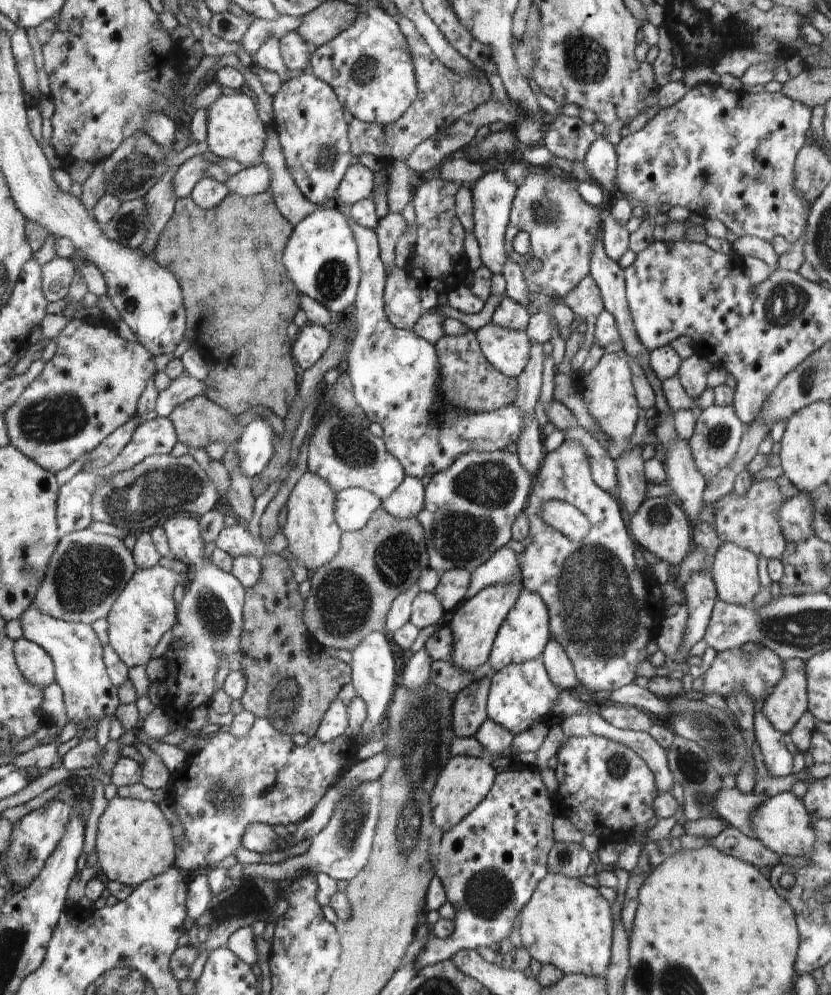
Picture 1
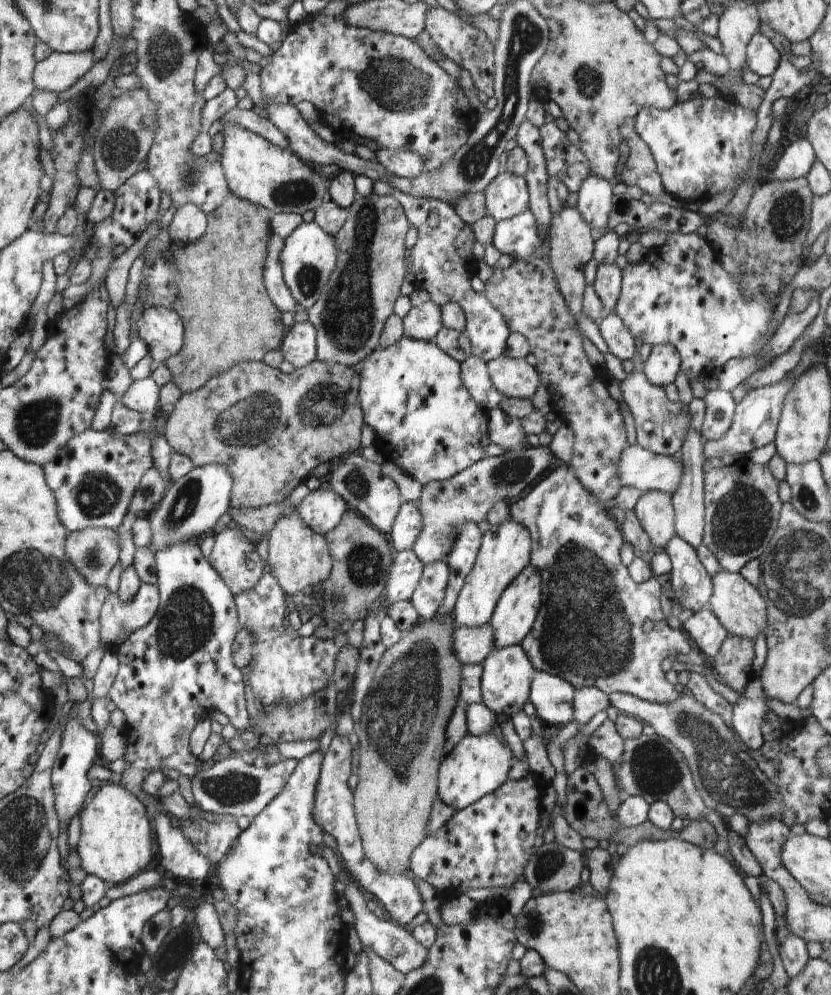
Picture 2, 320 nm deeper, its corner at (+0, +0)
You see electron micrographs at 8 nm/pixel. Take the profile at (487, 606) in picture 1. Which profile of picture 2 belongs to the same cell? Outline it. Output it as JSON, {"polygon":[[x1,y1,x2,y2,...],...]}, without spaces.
{"polygon":[[512,518,491,525,481,538,480,548,472,570,467,574,457,604,452,610,458,626,480,626,489,623,496,612,497,602,504,589,532,560,532,534,526,526]]}

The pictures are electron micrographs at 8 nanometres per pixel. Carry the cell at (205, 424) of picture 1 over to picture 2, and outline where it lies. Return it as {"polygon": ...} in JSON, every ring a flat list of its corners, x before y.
{"polygon":[[314,360,304,368,284,373,264,361,241,362,224,374,212,377,201,389,184,393,170,409,163,426,172,450,182,453,195,467,220,463,233,478,232,509,257,509,280,505,298,485,310,482,322,462,338,463,363,450,362,430,366,430,361,403,359,367]]}

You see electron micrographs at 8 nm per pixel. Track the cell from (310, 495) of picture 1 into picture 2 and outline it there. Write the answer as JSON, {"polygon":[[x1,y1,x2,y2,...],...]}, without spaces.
{"polygon":[[297,515,280,517,270,531,267,564,270,566,270,574,281,583,281,589,297,599,311,587,328,580,333,570,328,539,325,535,310,530]]}

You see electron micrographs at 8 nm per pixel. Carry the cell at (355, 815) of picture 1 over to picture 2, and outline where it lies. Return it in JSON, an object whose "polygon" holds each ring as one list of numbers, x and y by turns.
{"polygon":[[349,884,346,887,341,887,345,898,349,902,349,908,355,916,355,923,352,928,359,938,360,947,370,949,375,952,380,958,383,958,387,963,390,963,398,972,405,975,411,970,420,968,420,965,426,960,427,948,424,948,412,936,409,928,404,928,398,923,390,920,390,918,378,918,366,906,360,890,356,884]]}

